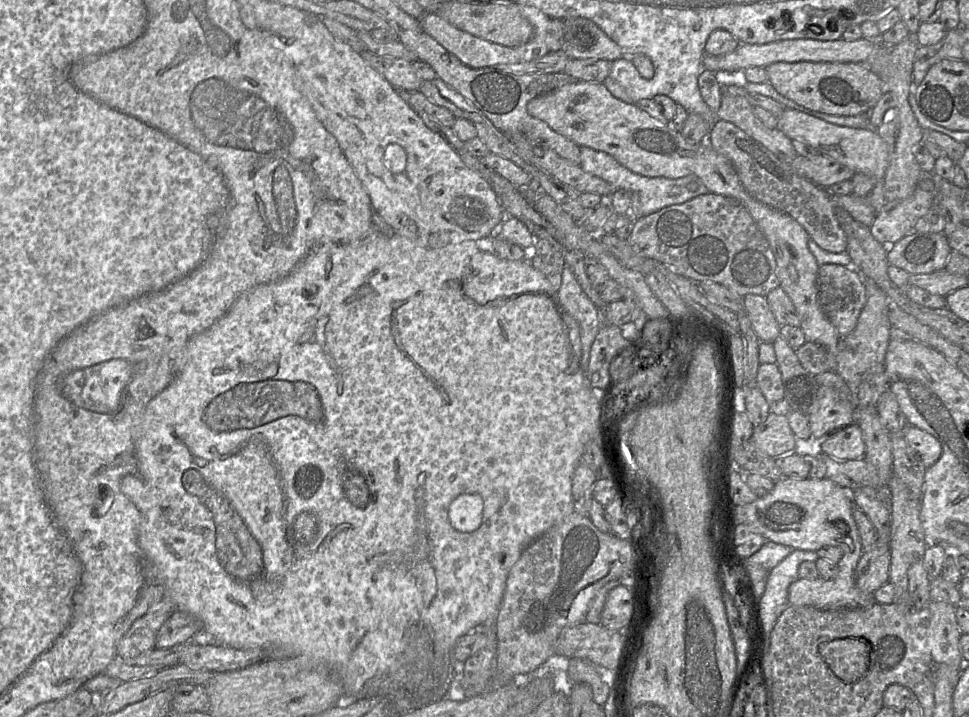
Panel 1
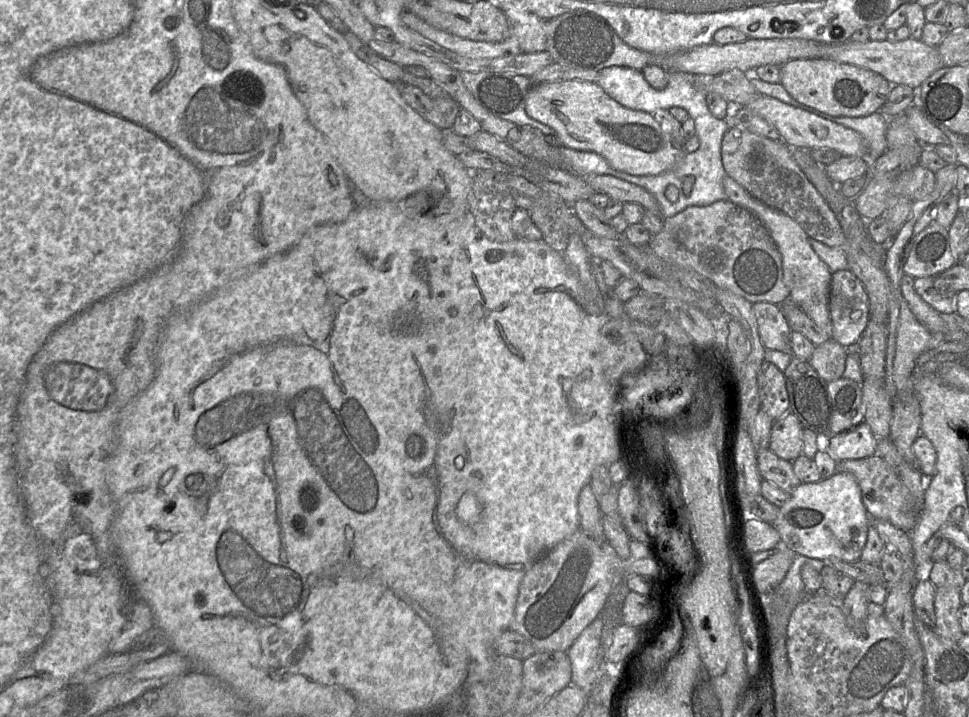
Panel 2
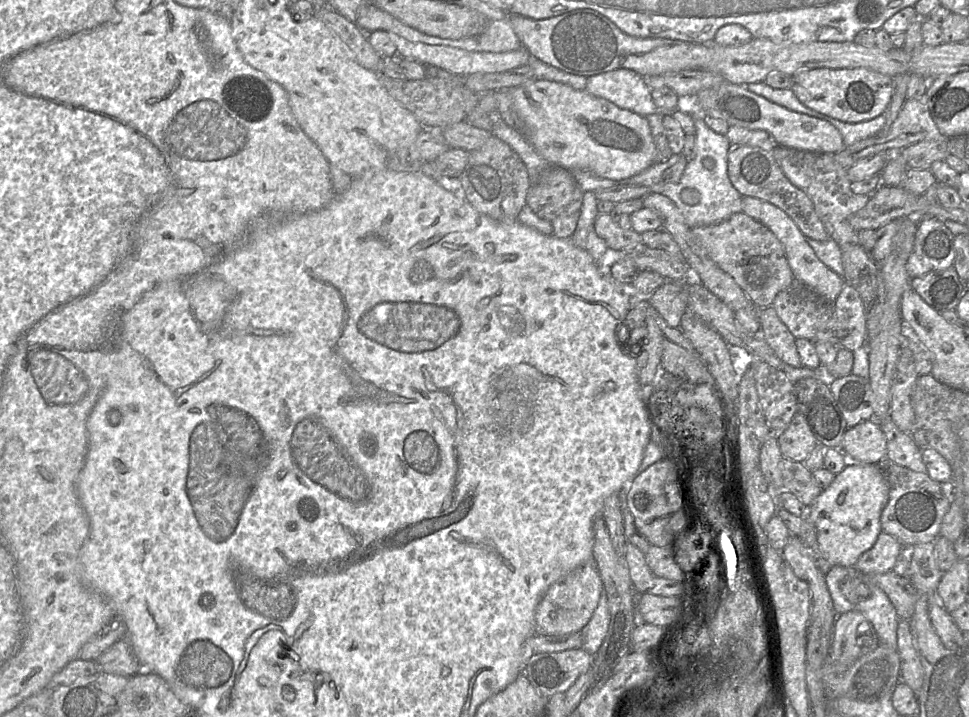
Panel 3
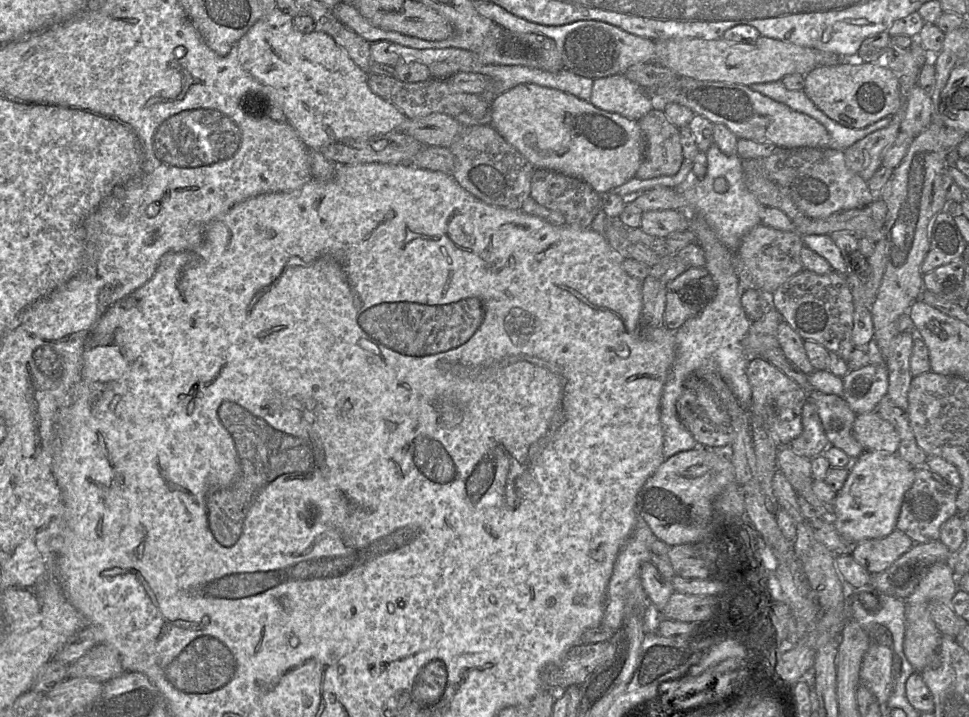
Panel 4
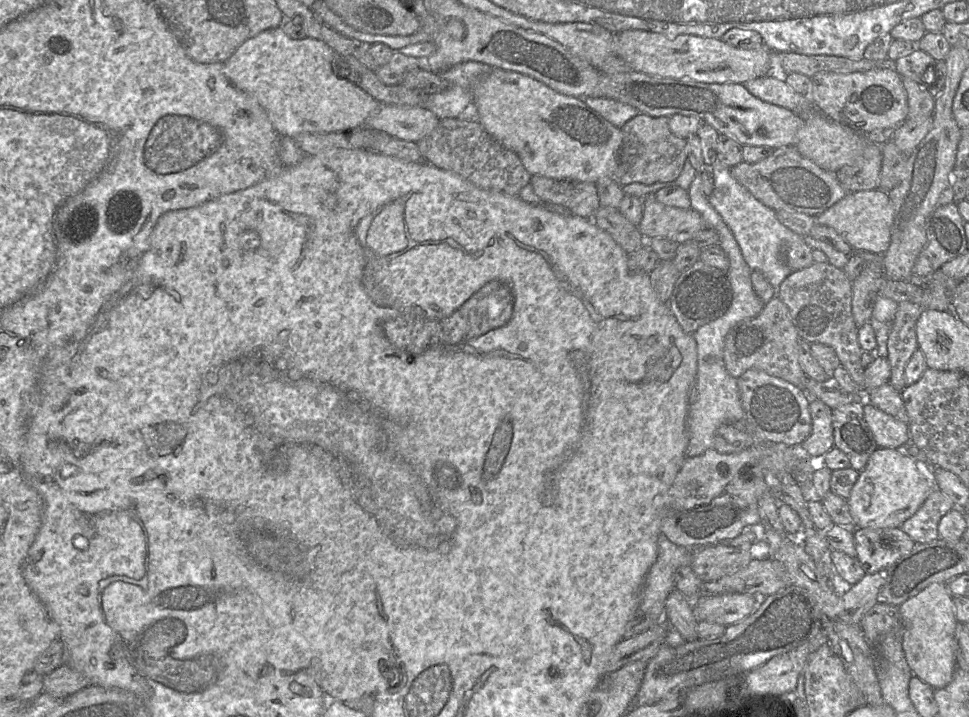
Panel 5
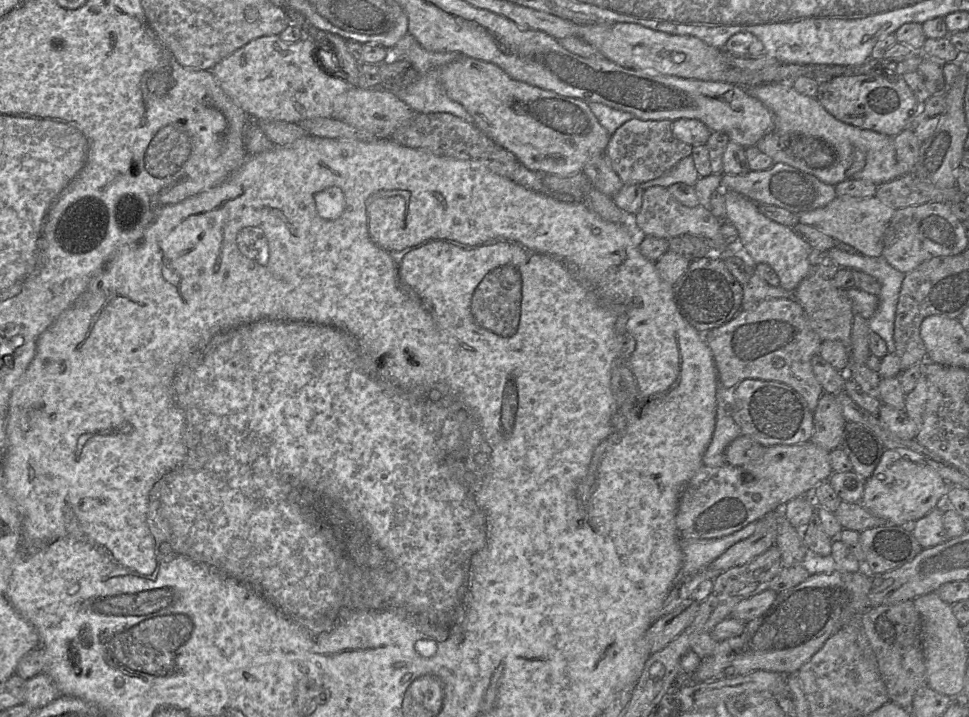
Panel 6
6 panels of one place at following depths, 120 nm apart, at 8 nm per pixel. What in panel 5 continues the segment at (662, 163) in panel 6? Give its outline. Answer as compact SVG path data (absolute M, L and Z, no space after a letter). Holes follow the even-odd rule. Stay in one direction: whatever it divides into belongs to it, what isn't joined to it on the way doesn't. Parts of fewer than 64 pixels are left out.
M639 113L621 128L622 145L616 179L621 186L631 183L645 185L676 180L687 160L686 139L674 135L669 128L668 117L651 117Z

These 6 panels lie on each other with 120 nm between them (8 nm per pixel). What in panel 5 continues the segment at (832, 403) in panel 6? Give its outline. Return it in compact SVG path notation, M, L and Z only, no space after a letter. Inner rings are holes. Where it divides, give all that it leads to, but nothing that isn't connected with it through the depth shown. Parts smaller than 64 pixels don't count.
M810 399L809 412L811 433L800 444L800 448L810 457L821 460L834 447L832 409L820 400Z

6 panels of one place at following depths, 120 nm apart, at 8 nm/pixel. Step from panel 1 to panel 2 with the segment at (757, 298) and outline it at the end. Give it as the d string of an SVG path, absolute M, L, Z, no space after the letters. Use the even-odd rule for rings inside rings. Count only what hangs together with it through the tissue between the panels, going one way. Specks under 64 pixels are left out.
M752 303L762 344L766 349L792 354L791 329L779 305Z

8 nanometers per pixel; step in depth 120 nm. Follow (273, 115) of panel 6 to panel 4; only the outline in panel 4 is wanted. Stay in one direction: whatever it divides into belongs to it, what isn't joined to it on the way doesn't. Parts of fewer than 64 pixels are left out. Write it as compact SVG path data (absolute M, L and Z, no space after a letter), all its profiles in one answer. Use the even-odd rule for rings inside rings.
M276 7L276 9L262 17L249 29L249 31L238 41L234 51L241 68L273 92L277 98L277 103L280 105L289 124L295 129L308 148L320 151L323 146L327 146L336 141L369 138L375 135L389 133L393 130L400 130L399 128L408 118L396 106L372 92L367 83L367 71L359 68L328 34L315 30L310 33L300 33L295 31L292 27L291 18L290 15L285 14Z

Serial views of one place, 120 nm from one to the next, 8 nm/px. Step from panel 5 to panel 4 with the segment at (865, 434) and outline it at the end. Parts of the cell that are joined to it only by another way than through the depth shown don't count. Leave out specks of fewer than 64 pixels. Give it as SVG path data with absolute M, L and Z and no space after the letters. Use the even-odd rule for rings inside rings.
M816 390L808 393L807 401L816 406L830 446L842 450L852 460L860 457L864 448L853 435L857 415L848 403L841 396L824 394Z

